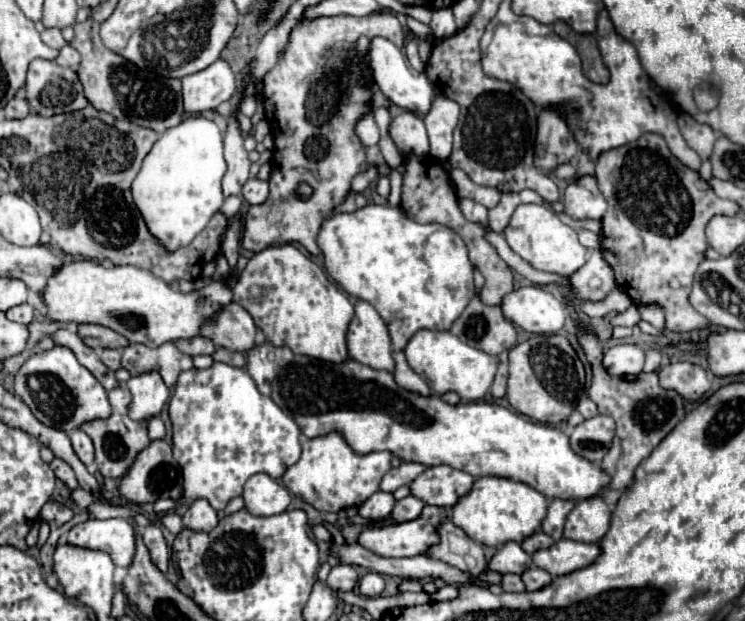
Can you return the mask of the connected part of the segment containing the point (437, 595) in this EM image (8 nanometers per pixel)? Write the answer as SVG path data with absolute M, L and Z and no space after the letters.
M446 584L442 588L438 588L434 594L430 594L430 600L434 602L442 602L442 600L452 600L458 596L458 588L454 584Z

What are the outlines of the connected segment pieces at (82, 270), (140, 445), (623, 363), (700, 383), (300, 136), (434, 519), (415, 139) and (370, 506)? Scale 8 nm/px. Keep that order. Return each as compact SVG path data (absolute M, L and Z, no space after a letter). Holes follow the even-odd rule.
M82 258L64 262L56 268L40 294L40 300L48 310L48 318L54 322L100 324L122 334L130 344L140 342L148 348L158 348L164 342L196 336L202 322L232 300L232 290L228 290L220 280L212 280L202 290L182 294L136 266L104 268L96 260ZM198 296L204 296L204 302L198 302Z
M116 386L114 390L110 390L108 392L108 400L110 400L110 406L112 406L112 416L106 418L106 420L84 422L80 426L80 430L84 430L94 442L96 464L98 464L100 474L104 478L106 476L108 478L120 478L126 472L126 468L134 462L138 452L144 450L150 444L150 438L148 438L146 422L134 422L134 420L128 418L128 404L130 404L132 396L130 396L130 392L124 386Z
M620 344L604 352L602 364L612 376L640 374L644 366L644 350L636 344Z
M690 362L668 364L660 368L658 376L660 376L660 386L664 390L680 392L680 396L684 396L686 402L698 402L710 390L706 370Z
M374 12L364 18L316 18L292 30L282 60L264 78L264 110L274 136L274 160L268 200L250 206L244 216L242 246L246 250L260 252L268 246L298 242L310 254L318 256L316 238L322 220L348 196L352 178L366 170L364 146L354 134L356 120L370 110L370 92L358 86L358 58L354 56L354 44L362 34L384 36L398 48L404 46L402 26L388 12ZM310 138L324 138L328 142L322 158L312 160L306 156L304 150ZM302 180L314 188L308 202L294 198L294 188Z
M424 506L424 512L420 514L420 518L412 520L412 522L402 522L402 524L392 524L392 526L372 526L360 532L358 536L358 544L368 548L372 554L376 556L384 556L384 558L406 558L406 556L418 556L422 554L428 546L438 542L438 534L436 534L436 526L446 520L446 510L444 508L436 508L436 506Z
M396 116L390 122L390 136L398 150L406 156L408 152L426 156L428 152L428 136L424 122L418 116Z
M374 492L374 494L358 508L358 514L360 514L362 518L368 518L368 520L384 520L386 516L390 516L394 502L396 502L394 496L388 494L388 492Z

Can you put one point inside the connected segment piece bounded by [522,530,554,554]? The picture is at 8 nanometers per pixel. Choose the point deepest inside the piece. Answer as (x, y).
(538, 540)

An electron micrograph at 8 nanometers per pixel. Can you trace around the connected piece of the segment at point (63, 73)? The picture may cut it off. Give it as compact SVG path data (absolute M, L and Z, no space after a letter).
M42 58L32 60L32 64L28 68L28 78L26 78L24 90L26 90L26 100L30 104L32 114L40 114L40 116L70 114L70 112L76 112L76 110L82 110L88 106L88 100L82 92L78 74L72 68L62 68L52 60L42 60Z

